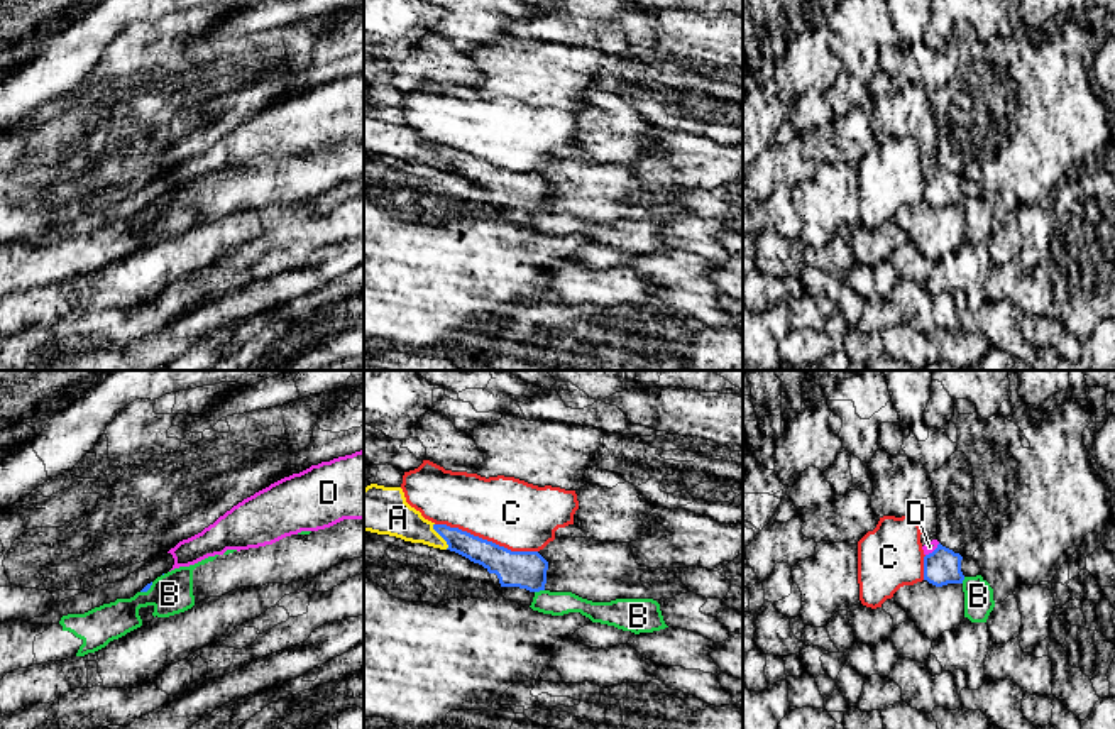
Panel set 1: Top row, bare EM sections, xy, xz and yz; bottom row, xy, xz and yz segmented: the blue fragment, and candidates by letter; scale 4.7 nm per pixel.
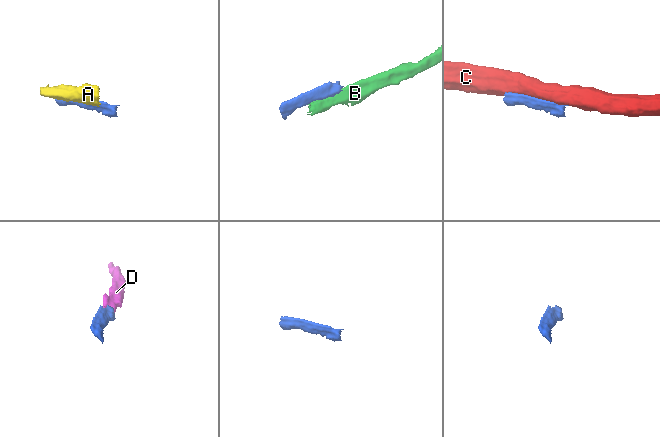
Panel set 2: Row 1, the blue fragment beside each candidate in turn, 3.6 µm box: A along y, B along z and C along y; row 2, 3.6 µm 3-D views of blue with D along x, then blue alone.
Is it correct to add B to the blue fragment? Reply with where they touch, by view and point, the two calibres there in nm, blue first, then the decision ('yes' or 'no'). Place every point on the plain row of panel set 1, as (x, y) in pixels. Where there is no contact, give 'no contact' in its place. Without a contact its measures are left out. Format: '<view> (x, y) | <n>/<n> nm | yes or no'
xz (538, 212) | 180/110 nm | no

